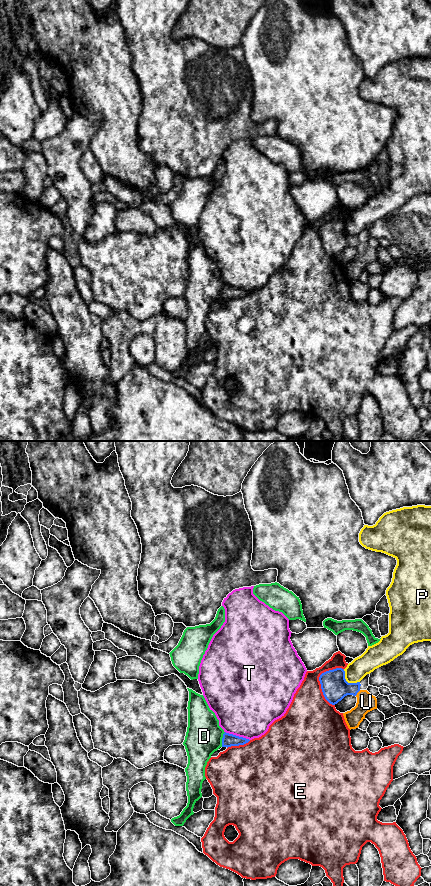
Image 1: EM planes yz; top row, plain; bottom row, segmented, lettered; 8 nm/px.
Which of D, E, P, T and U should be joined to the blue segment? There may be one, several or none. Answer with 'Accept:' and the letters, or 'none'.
Accept: U

